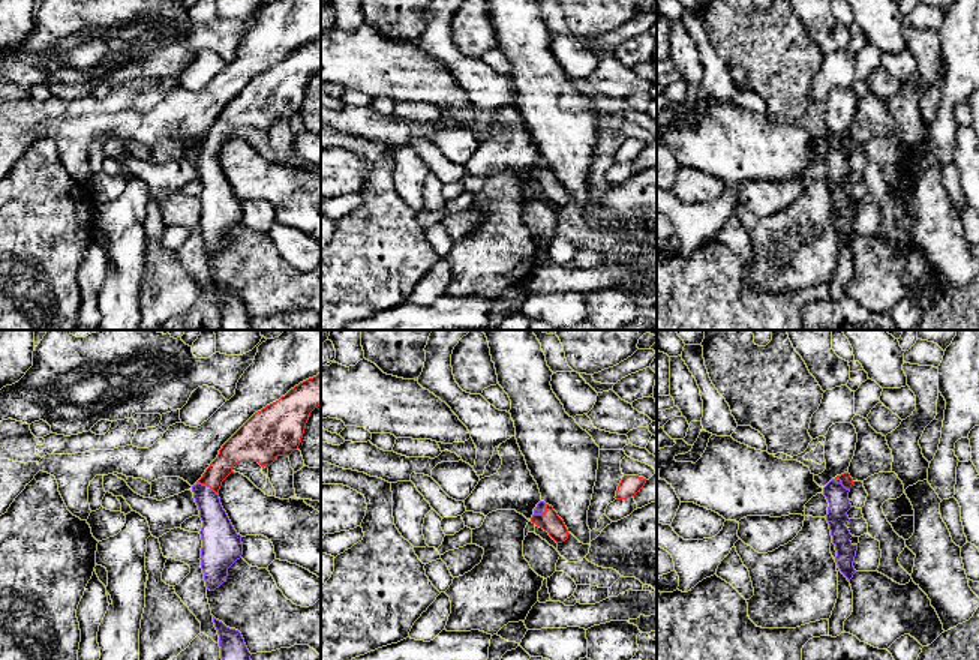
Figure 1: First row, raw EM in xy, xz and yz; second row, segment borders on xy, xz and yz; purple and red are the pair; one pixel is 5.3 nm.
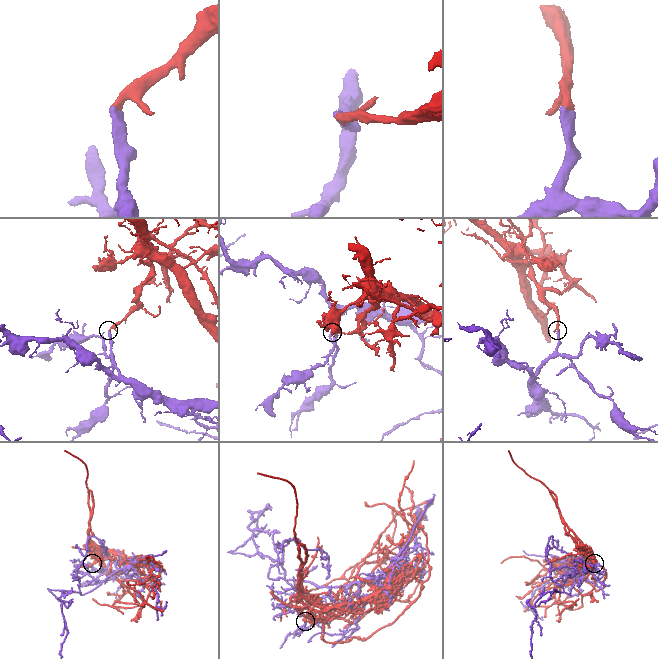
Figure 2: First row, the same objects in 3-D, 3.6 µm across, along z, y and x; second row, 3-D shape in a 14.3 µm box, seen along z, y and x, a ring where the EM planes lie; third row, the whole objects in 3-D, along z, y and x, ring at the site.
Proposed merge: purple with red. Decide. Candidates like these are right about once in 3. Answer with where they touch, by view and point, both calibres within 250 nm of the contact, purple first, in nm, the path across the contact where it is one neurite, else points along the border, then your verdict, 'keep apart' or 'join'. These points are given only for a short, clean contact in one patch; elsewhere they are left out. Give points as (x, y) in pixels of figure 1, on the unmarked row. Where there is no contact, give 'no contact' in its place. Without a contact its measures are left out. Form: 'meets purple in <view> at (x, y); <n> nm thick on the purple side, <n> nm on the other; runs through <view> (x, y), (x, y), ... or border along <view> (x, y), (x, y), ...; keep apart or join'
meets purple in xy at (206, 149); 160 nm thick on the purple side, 140 nm on the other; keep apart

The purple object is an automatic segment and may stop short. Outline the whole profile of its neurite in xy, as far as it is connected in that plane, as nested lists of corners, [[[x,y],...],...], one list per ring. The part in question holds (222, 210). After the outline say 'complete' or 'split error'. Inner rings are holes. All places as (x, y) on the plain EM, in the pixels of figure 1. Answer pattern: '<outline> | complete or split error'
[[[198,146],[192,156],[202,184],[201,232],[207,254],[214,255],[225,246],[228,232],[243,219],[241,200],[223,174],[219,158]]] | complete

